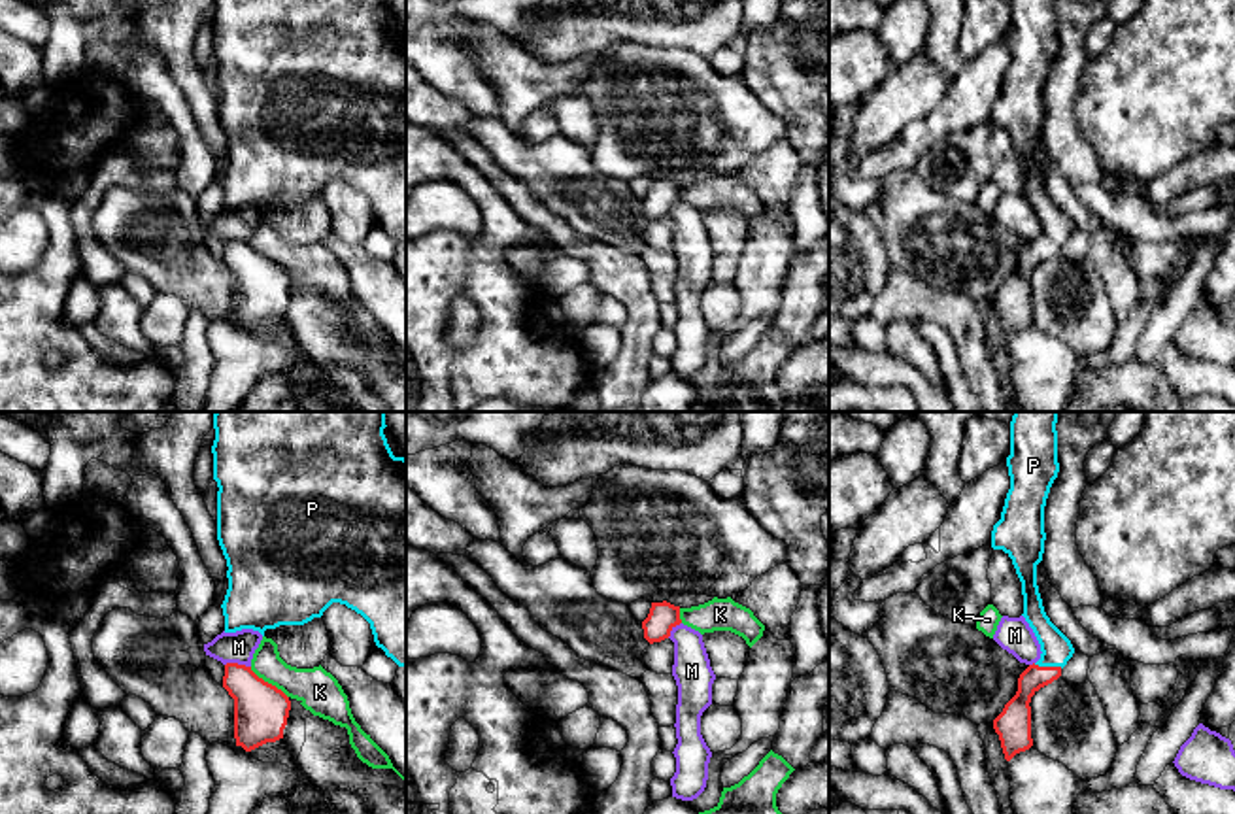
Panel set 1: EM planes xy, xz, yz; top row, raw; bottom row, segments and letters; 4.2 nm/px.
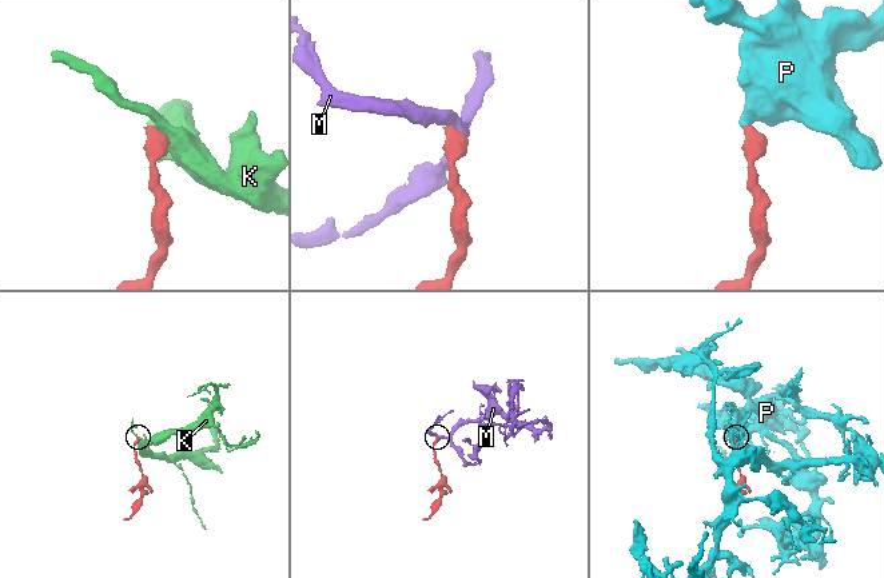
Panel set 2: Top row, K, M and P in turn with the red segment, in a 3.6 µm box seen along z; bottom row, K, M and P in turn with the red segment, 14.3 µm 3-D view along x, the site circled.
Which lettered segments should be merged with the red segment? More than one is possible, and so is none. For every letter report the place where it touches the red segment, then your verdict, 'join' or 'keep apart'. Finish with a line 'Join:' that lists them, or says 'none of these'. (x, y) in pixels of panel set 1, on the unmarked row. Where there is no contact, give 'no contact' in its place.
K: contact xy (267, 259); keep apart
M: contact xy (236, 240); keep apart
P: contact yz (1048, 244); join
Join: P

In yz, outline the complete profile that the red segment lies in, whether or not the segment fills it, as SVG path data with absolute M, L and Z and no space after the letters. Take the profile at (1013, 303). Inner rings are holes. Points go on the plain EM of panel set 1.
M1010 0L1007 34L1010 66L1001 96L991 108L991 125L1003 127L1022 159L1024 195L1040 221L1040 236L1018 255L1016 272L993 297L1005 336L1033 323L1031 274L1061 253L1073 234L1071 217L1050 198L1037 162L1037 142L1044 130L1044 83L1059 49L1056 0Z

